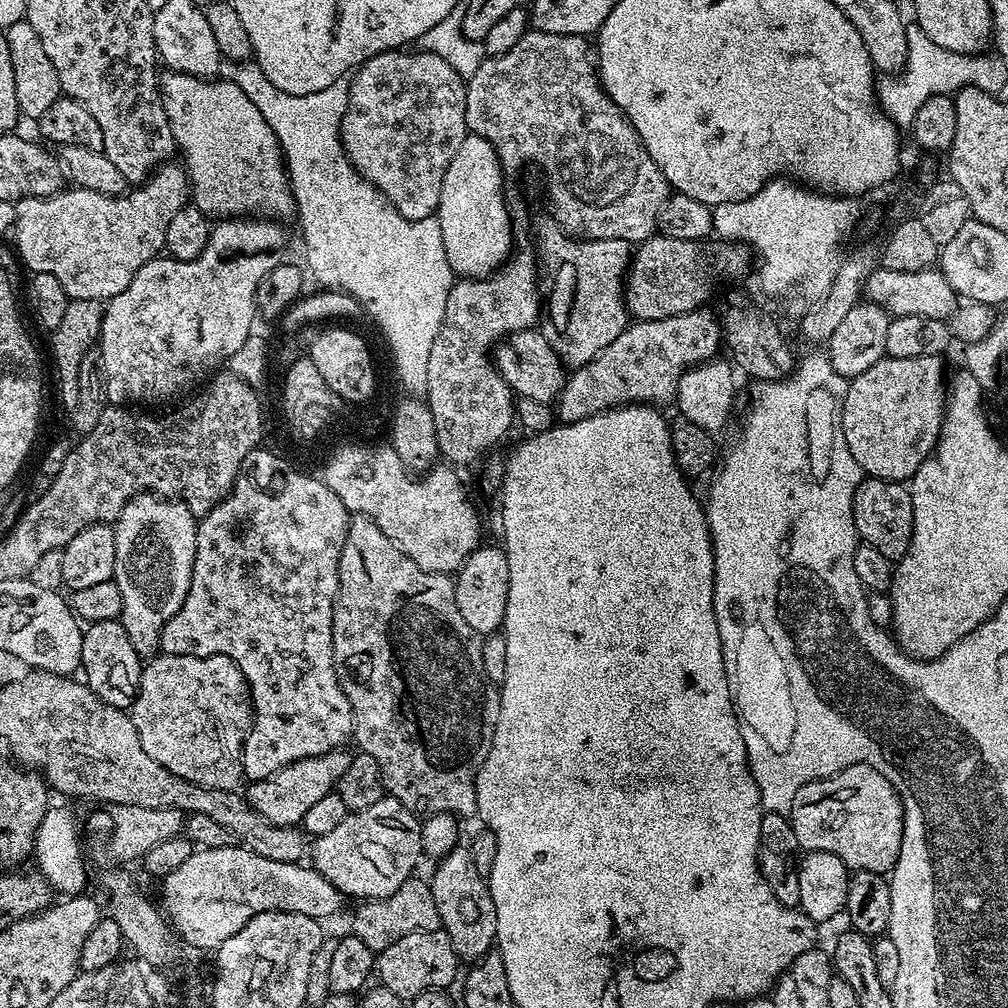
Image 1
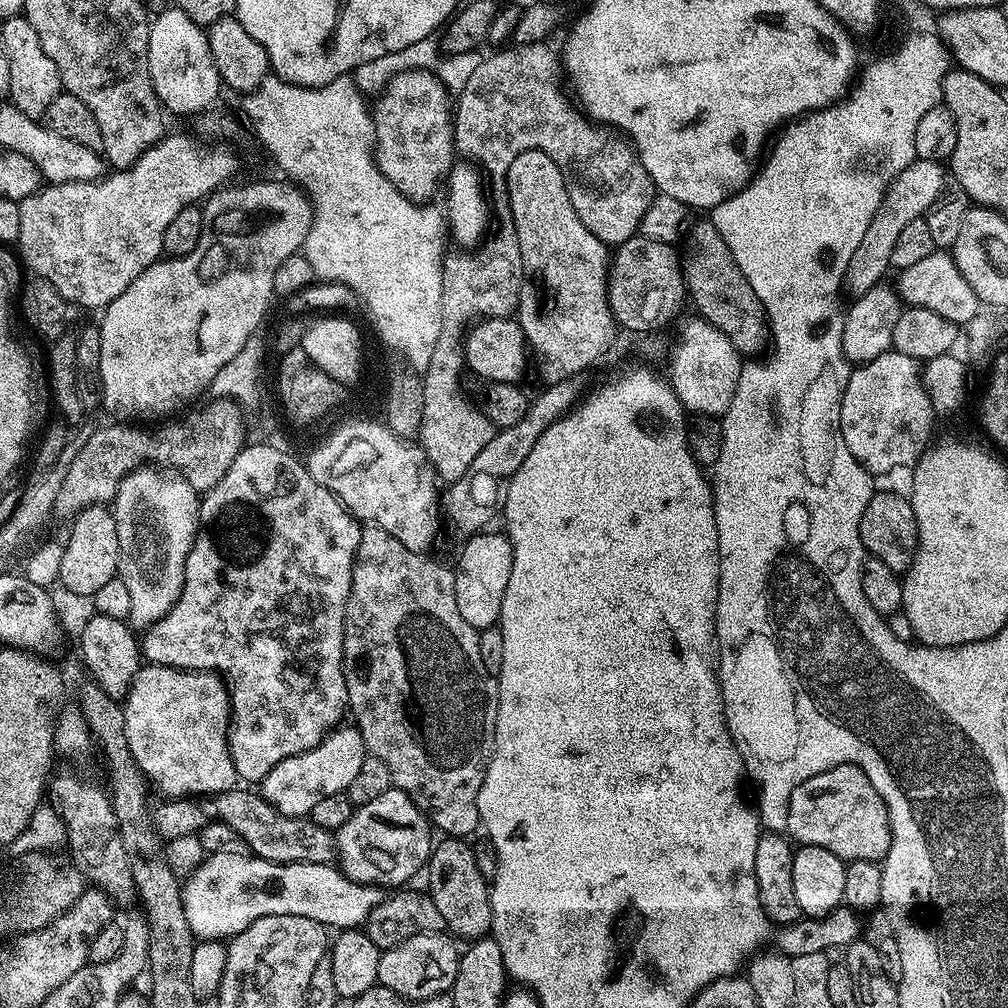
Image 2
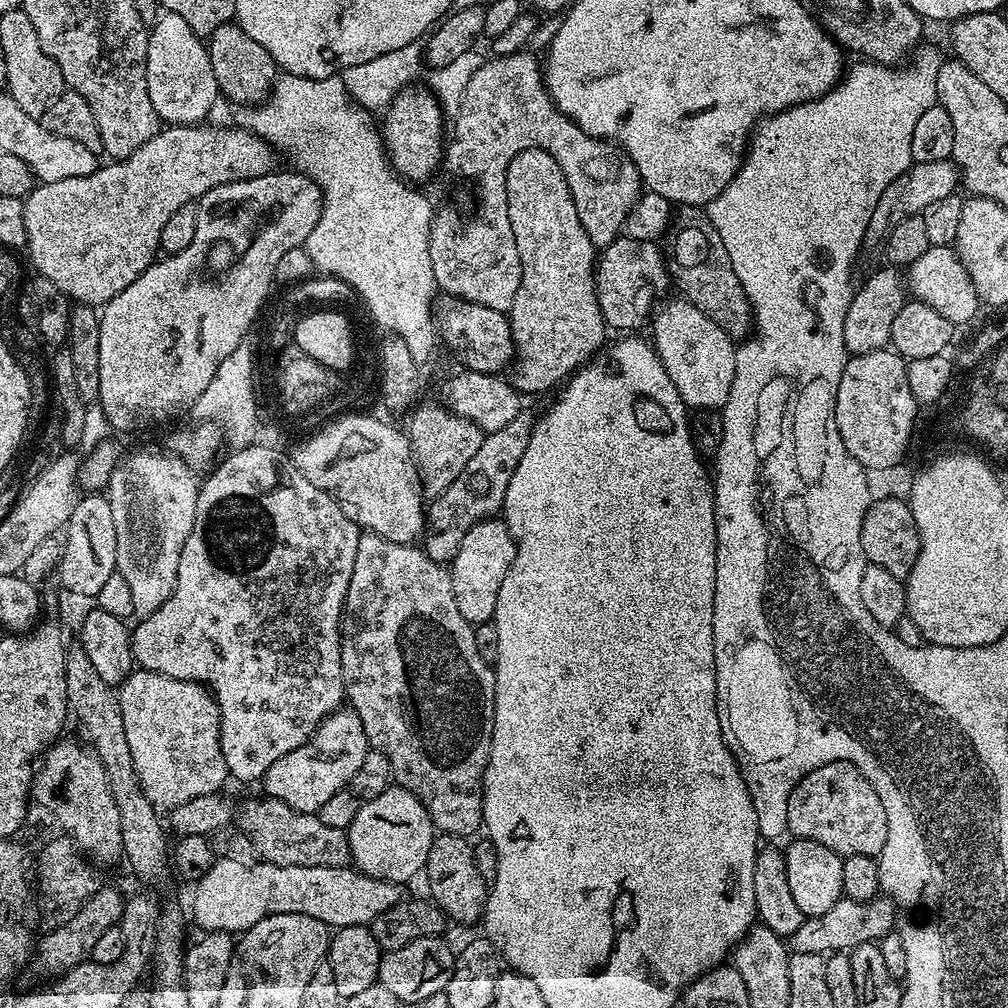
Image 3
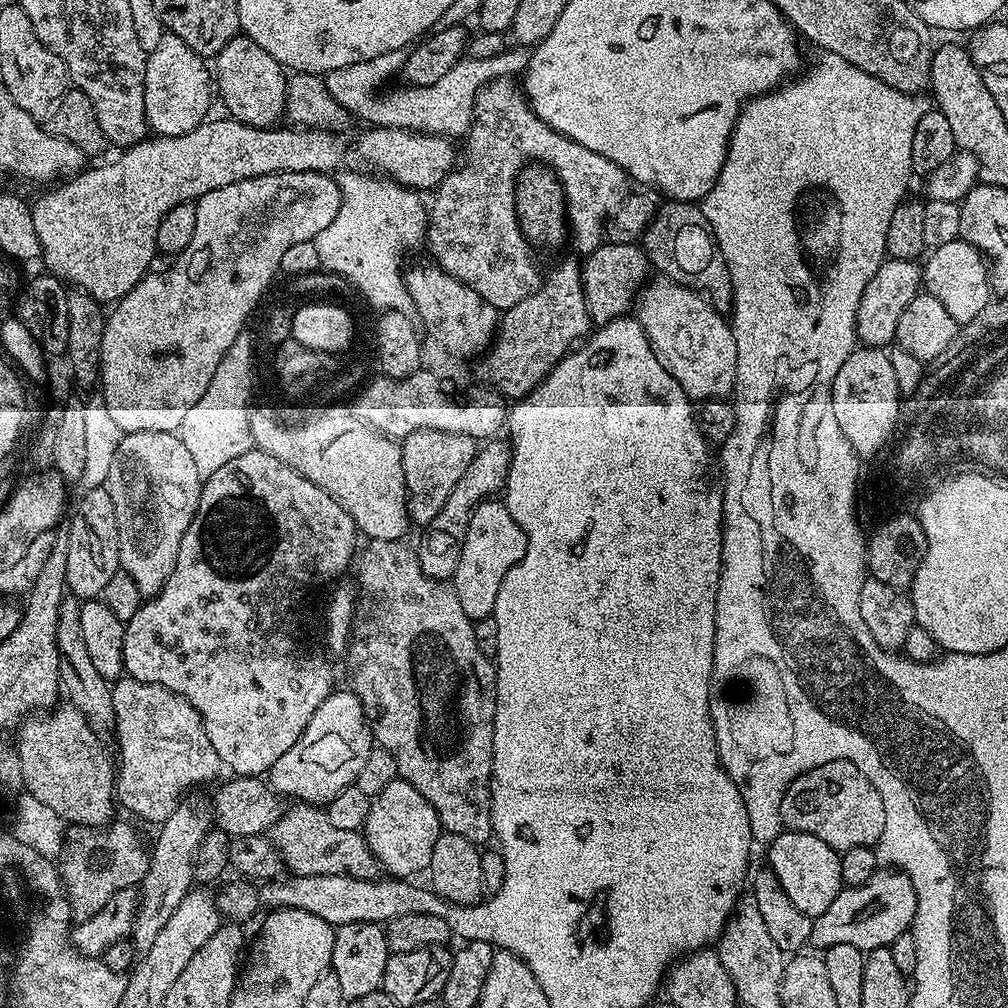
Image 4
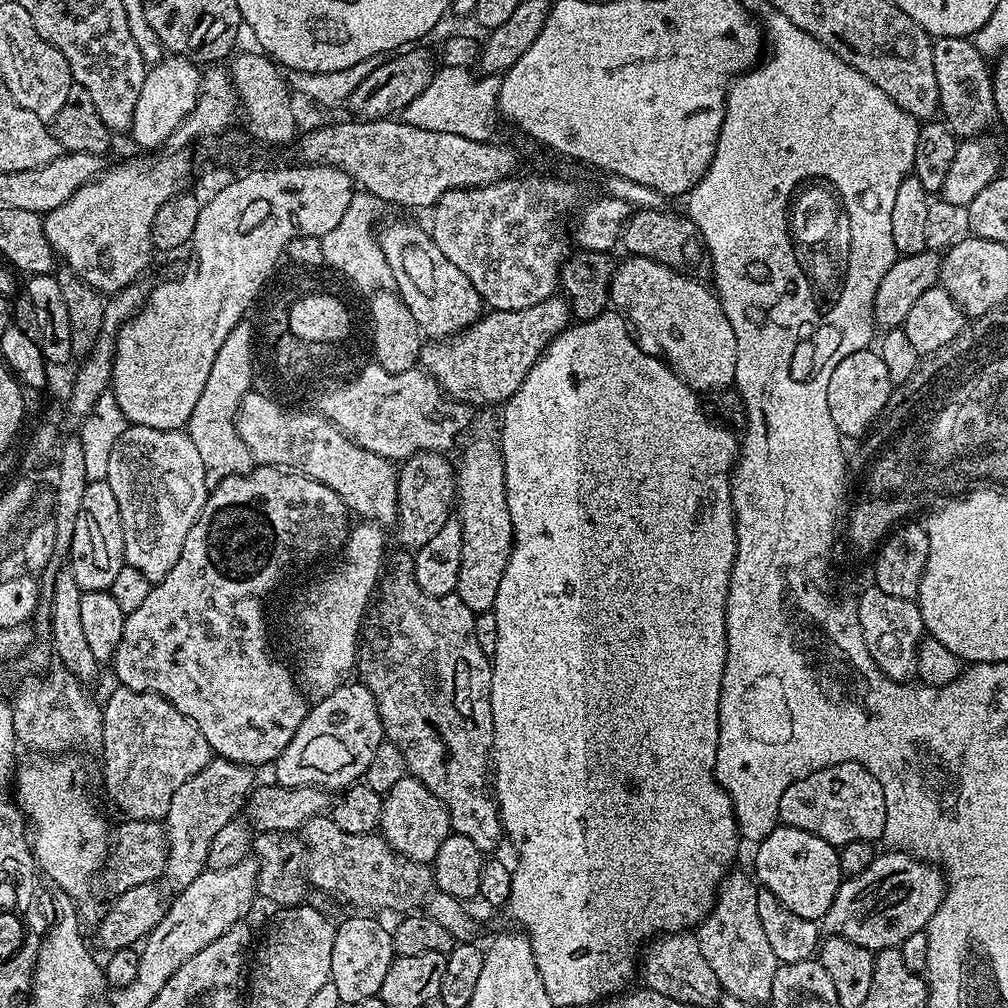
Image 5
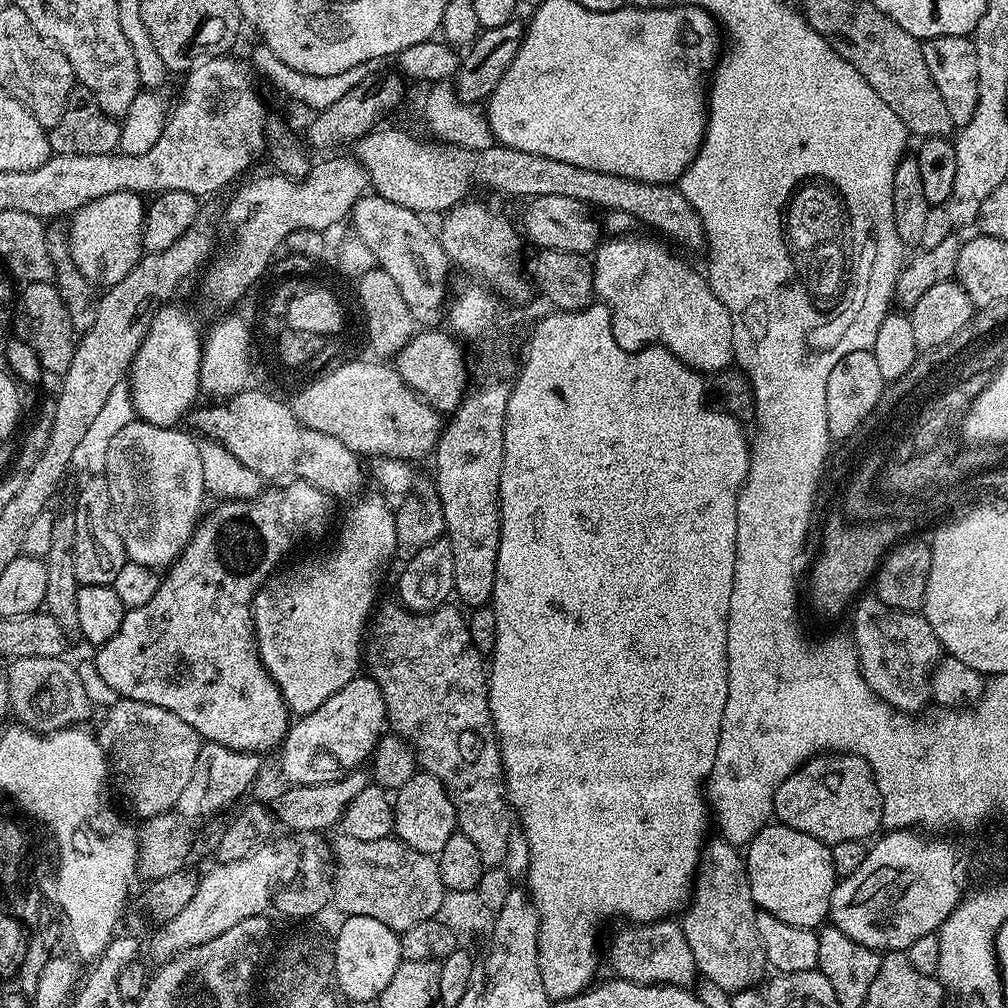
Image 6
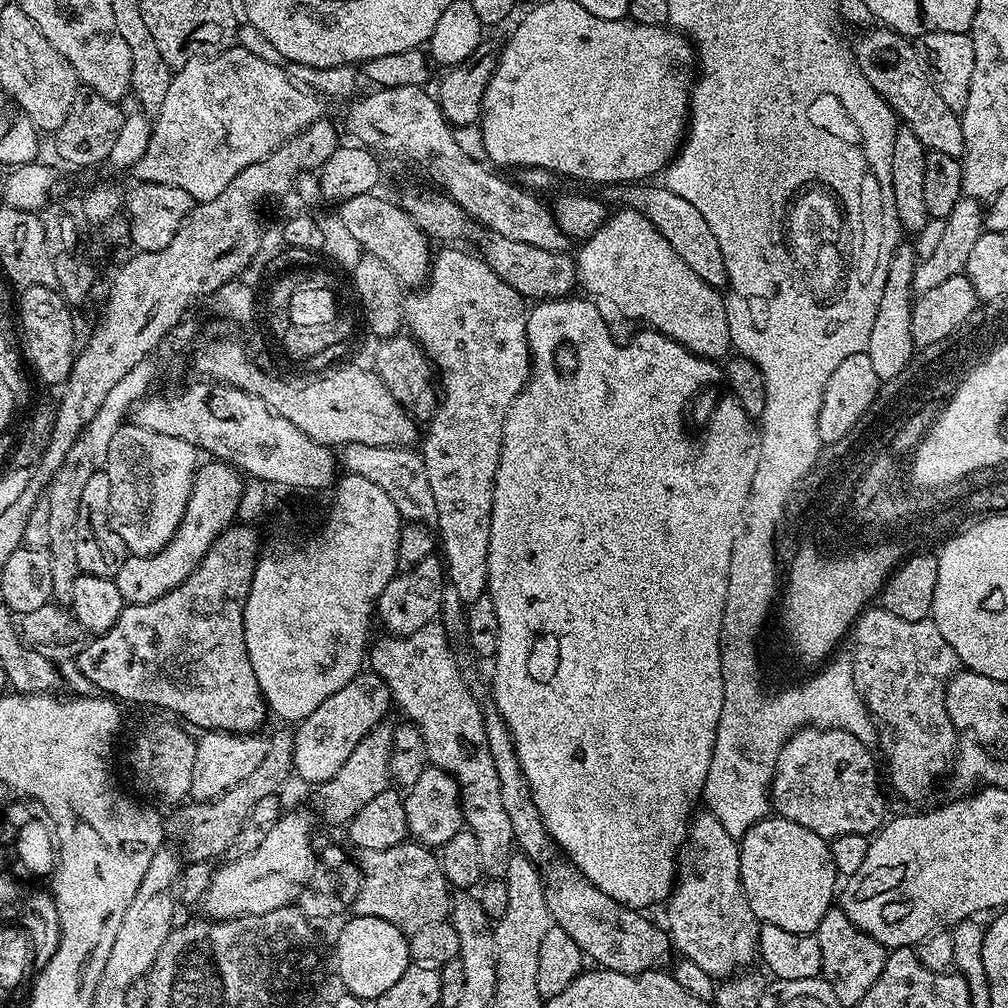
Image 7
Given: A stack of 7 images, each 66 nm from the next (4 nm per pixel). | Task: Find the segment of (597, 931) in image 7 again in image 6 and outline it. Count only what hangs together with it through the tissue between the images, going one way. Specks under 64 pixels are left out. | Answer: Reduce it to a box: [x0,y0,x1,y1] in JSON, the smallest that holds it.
[608,918,698,989]

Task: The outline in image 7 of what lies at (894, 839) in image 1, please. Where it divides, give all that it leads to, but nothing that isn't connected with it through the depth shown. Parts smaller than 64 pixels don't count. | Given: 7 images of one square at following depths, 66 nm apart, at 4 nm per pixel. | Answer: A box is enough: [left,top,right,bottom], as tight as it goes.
[770,728,886,838]

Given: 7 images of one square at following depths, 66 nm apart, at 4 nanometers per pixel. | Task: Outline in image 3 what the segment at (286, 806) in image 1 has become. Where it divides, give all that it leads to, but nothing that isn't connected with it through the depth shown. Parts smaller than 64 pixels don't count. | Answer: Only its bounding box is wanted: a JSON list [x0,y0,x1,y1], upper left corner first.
[262,710,368,813]

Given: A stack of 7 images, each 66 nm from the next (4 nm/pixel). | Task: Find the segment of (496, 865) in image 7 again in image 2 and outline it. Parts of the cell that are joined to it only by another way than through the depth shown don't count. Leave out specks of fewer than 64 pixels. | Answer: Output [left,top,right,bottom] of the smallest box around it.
[342,526,500,838]

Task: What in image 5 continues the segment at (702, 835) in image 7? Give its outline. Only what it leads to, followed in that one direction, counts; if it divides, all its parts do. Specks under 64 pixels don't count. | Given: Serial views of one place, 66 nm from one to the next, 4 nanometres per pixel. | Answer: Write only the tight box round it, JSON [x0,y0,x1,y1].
[696,871,780,1006]

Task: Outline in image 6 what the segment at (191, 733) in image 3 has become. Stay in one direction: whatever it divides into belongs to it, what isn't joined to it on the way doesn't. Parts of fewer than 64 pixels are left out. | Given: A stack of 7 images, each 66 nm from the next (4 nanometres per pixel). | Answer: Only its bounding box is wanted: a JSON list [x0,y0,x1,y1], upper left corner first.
[98,698,202,818]

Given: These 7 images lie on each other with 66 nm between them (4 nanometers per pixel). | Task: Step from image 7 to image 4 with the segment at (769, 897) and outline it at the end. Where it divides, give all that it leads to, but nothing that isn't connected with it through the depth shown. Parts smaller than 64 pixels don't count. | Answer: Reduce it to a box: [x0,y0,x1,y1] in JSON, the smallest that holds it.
[766,831,845,918]

